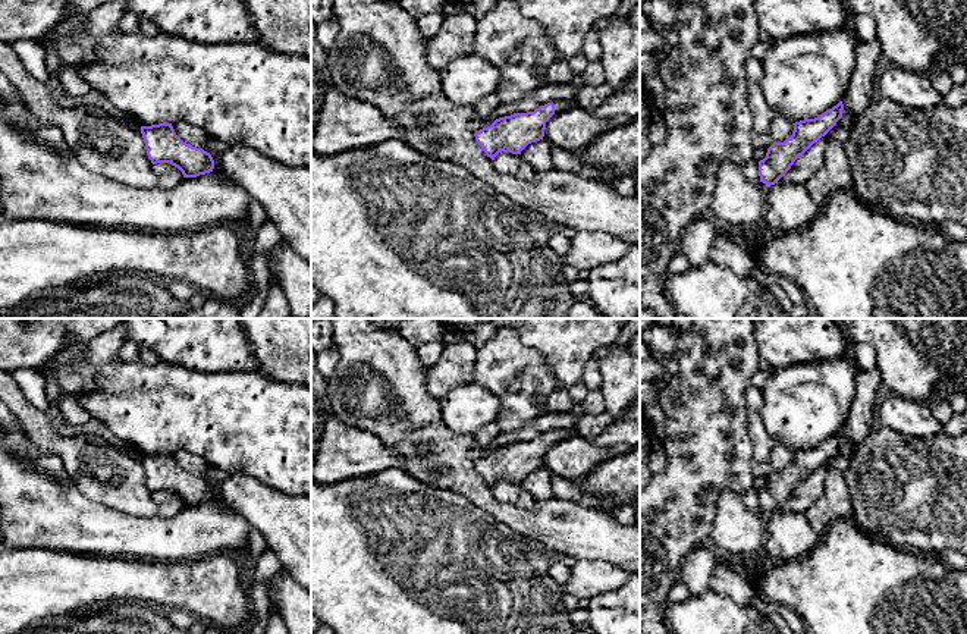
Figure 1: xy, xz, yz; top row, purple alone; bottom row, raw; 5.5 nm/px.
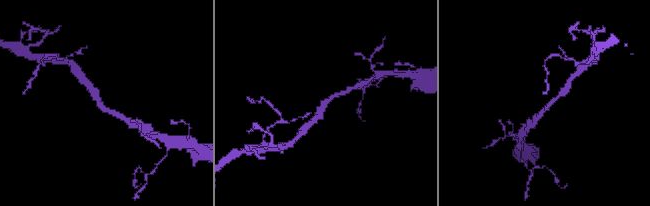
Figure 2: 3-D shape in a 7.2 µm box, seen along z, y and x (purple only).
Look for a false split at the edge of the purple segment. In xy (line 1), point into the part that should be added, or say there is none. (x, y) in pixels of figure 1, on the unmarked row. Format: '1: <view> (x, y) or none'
1: none

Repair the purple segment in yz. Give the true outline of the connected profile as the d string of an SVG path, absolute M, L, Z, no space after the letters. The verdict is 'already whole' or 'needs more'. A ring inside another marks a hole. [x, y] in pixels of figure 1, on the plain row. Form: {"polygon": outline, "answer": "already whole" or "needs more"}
{"polygon": "M842 430L814 448L792 452L794 459L784 471L773 471L759 490L760 511L775 514L816 470L825 465L841 448Z", "answer": "already whole"}

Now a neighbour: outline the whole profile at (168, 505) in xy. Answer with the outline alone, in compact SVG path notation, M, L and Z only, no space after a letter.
M157 492L154 498L157 502L157 517L173 517L183 508L182 500L170 492Z

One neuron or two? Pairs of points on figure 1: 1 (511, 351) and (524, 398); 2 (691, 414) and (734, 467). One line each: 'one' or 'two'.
1: one
2: one

